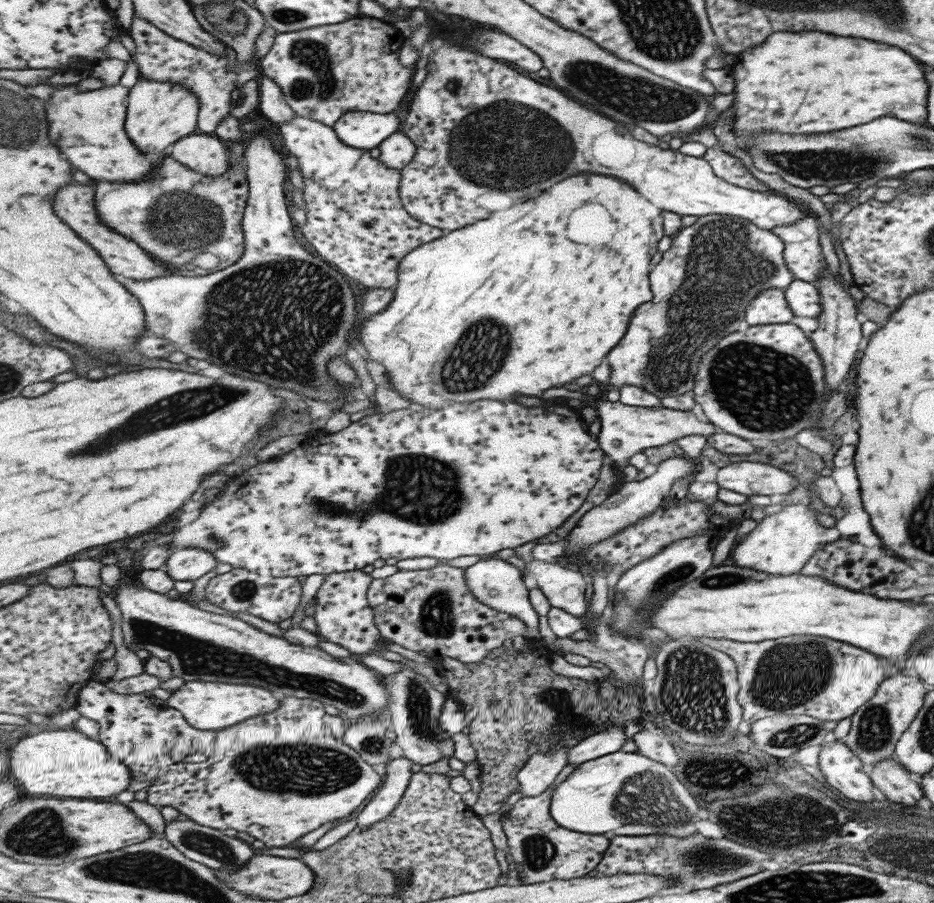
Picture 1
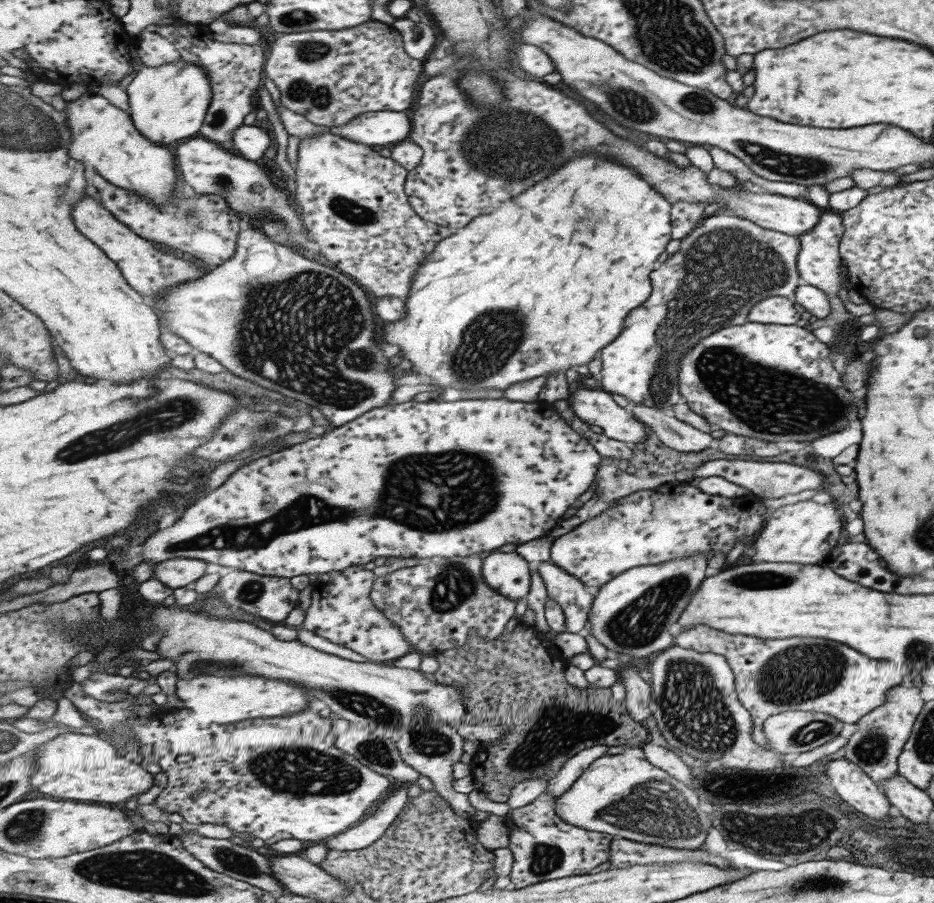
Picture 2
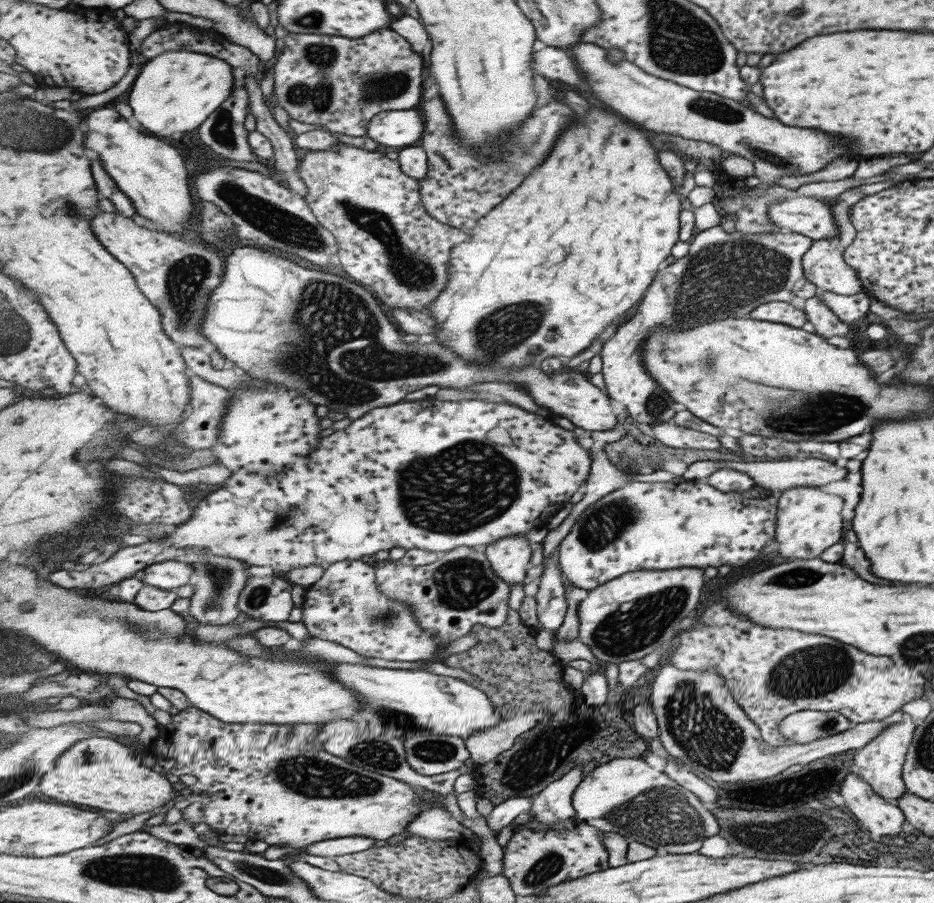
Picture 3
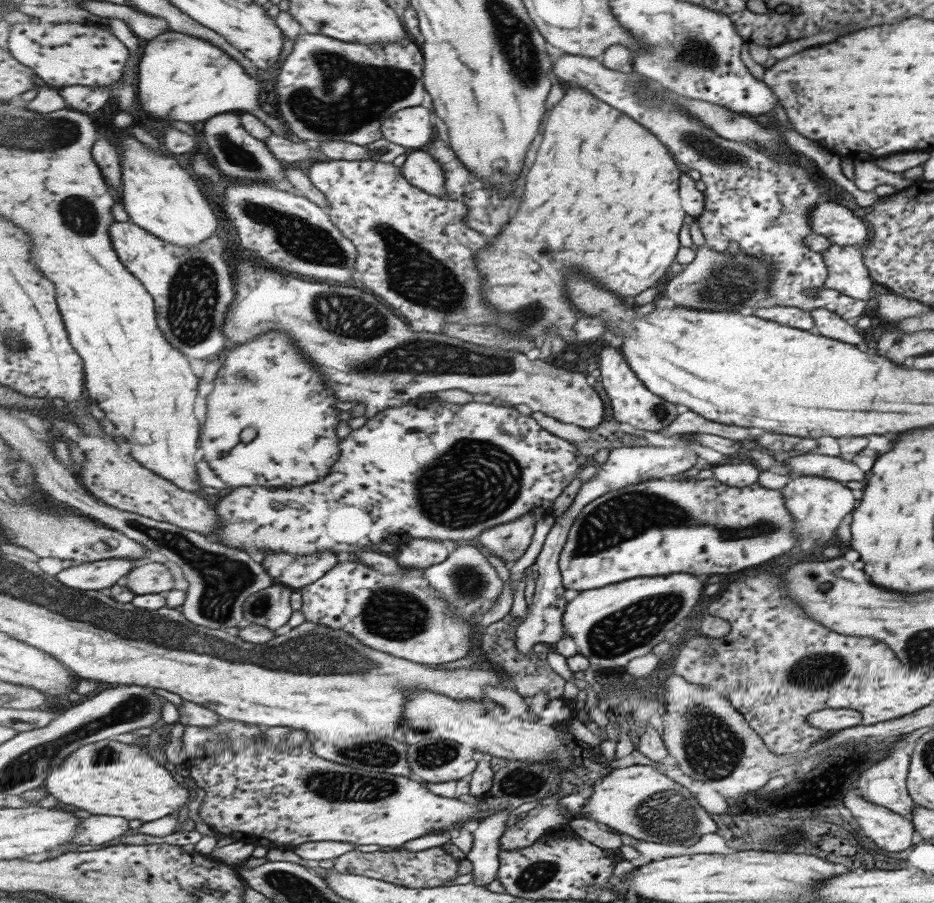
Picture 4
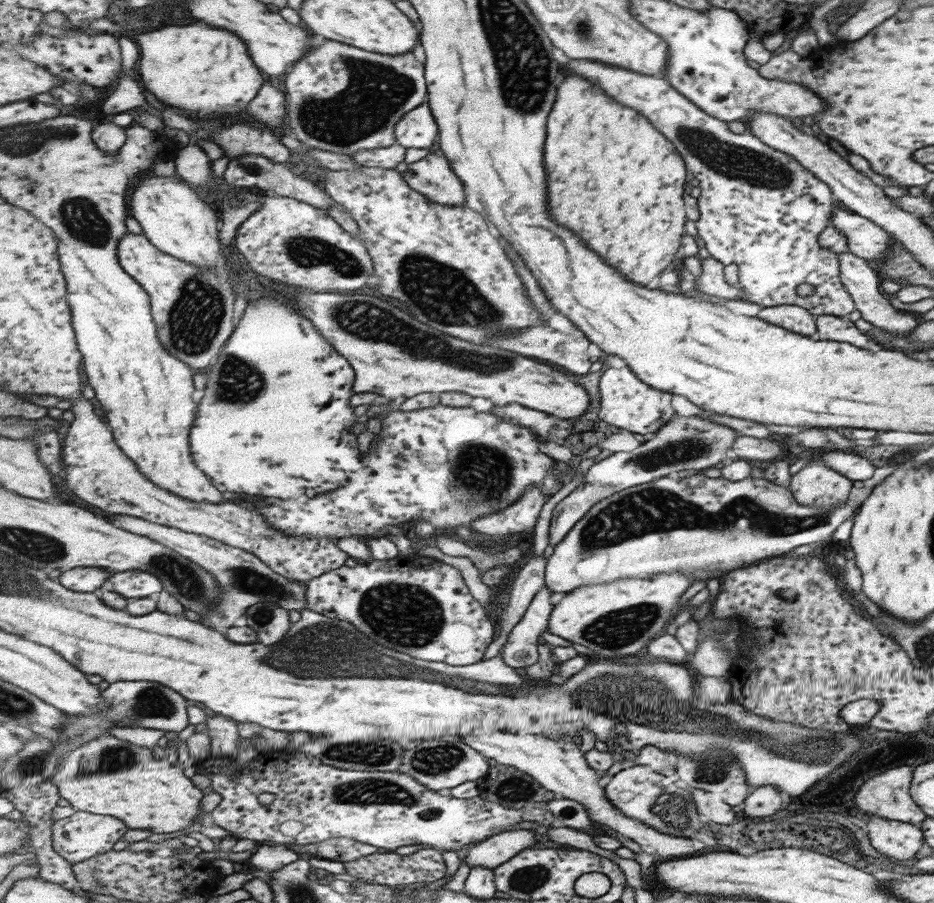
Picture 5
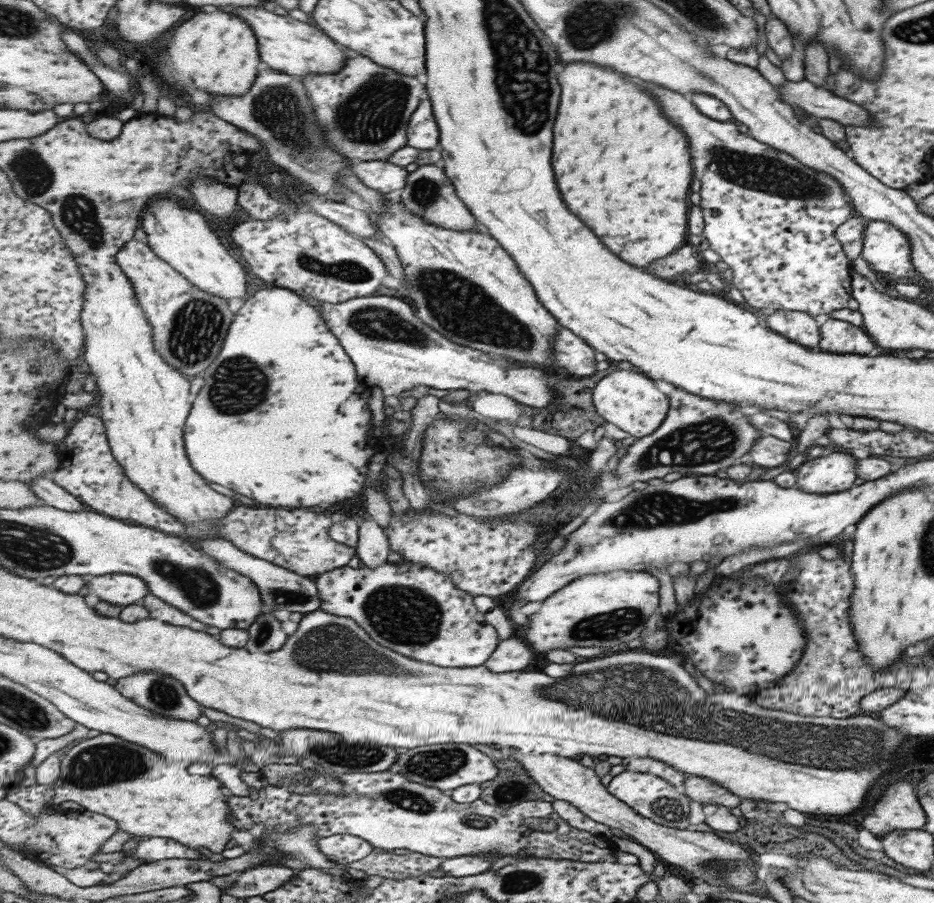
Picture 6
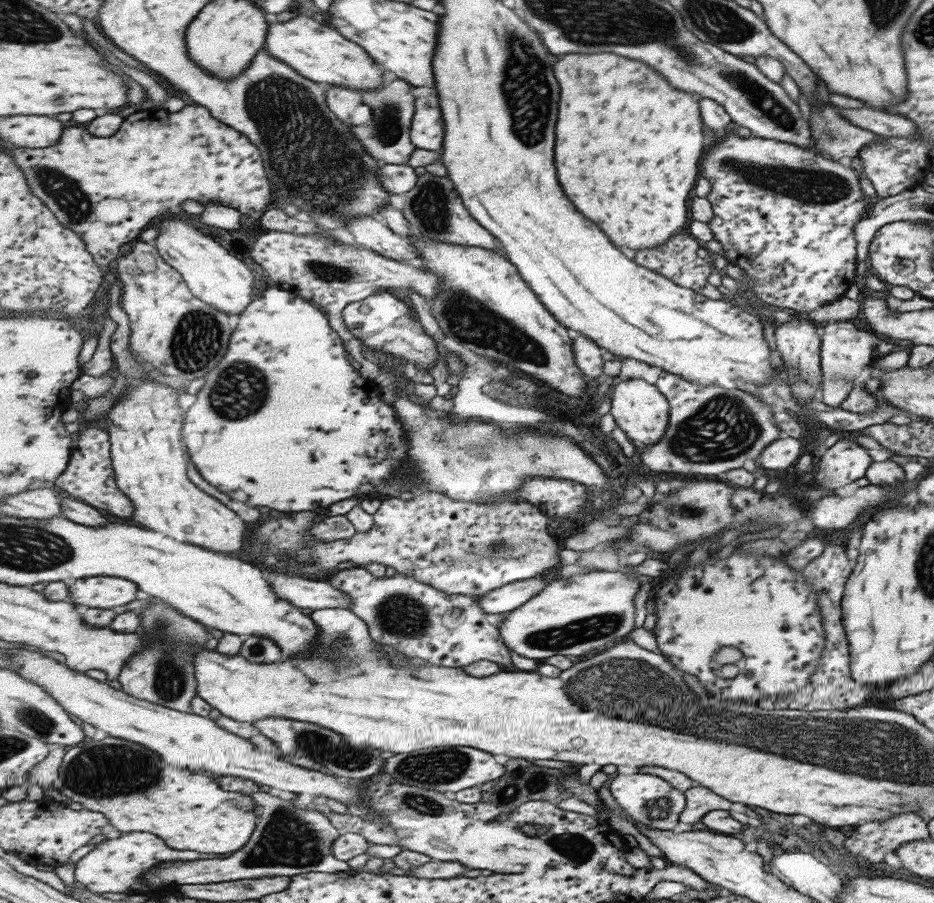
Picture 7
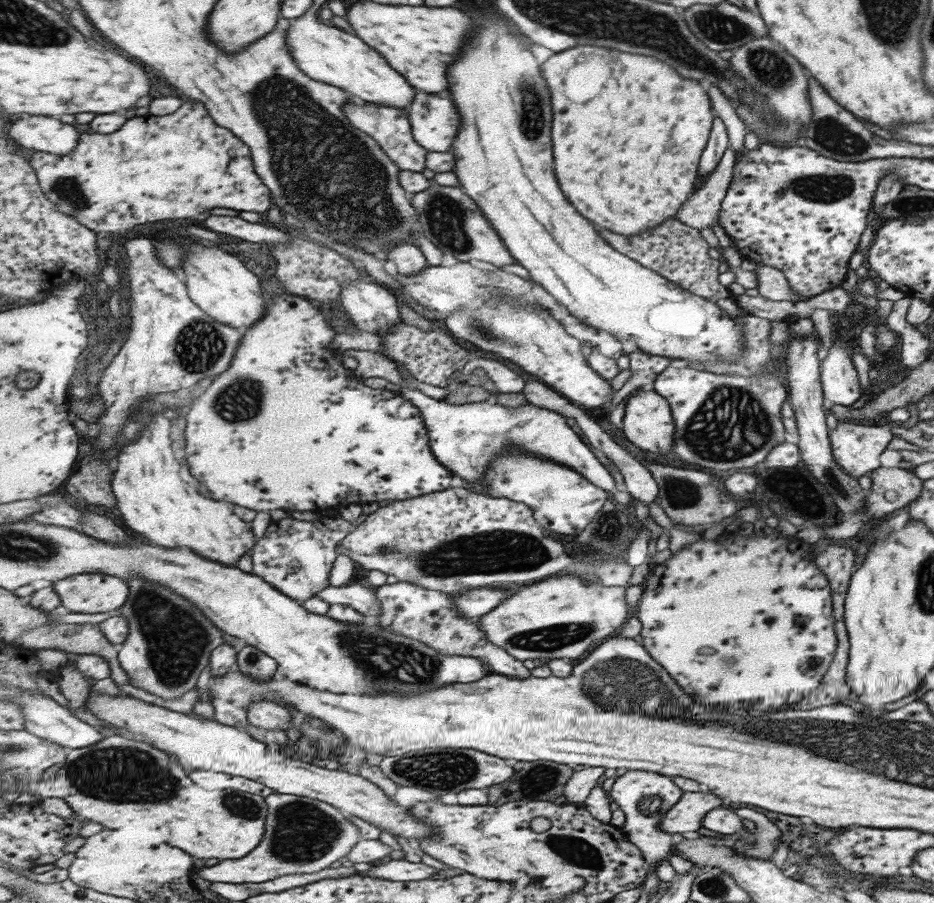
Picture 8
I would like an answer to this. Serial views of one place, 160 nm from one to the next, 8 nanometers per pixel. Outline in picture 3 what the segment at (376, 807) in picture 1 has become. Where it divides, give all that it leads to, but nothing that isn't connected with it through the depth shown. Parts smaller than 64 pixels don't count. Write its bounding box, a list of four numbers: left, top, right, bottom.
[303,836,375,857]

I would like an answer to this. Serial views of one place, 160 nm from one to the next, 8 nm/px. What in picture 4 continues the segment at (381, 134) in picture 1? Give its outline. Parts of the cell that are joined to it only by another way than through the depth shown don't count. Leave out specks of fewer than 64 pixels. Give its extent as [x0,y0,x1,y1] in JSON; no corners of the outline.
[383,106,435,150]

